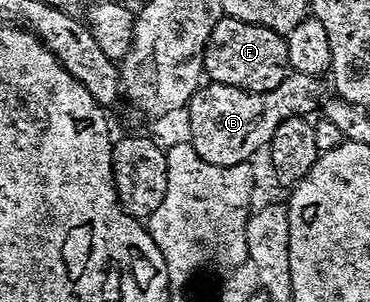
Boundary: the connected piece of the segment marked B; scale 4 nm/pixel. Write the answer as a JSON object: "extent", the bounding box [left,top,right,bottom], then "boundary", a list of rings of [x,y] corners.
{"extent":[186,71,323,167],"boundary":[[[295,71],[287,75],[278,88],[254,94],[242,88],[207,82],[198,88],[186,104],[191,125],[190,144],[204,161],[221,167],[231,167],[253,160],[258,150],[270,142],[276,125],[293,115],[309,116],[310,110],[323,98],[323,80],[317,75]]]}

